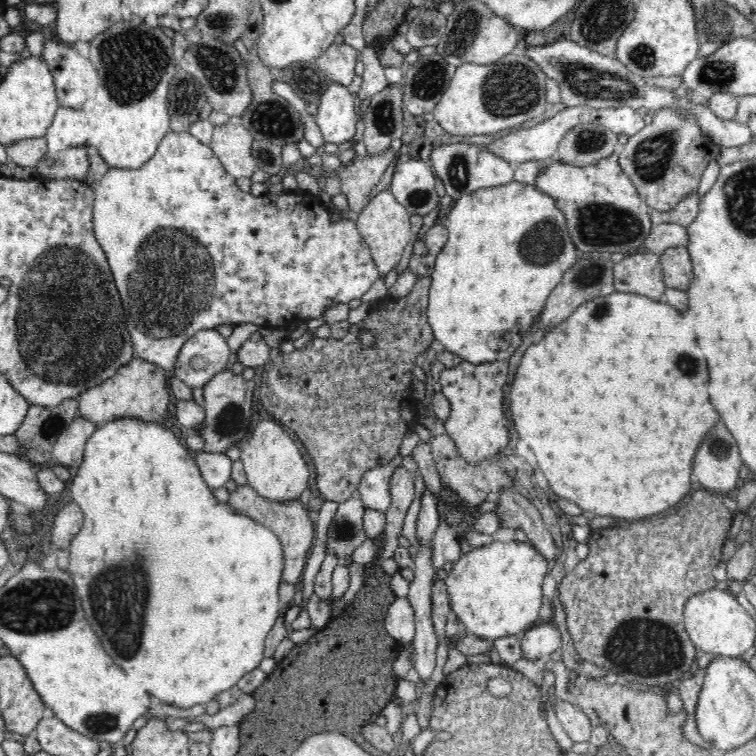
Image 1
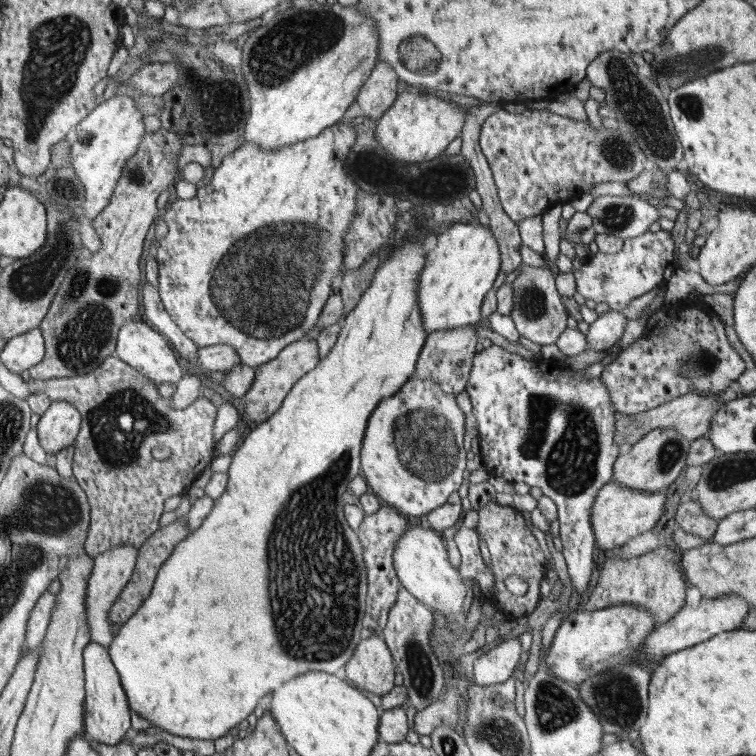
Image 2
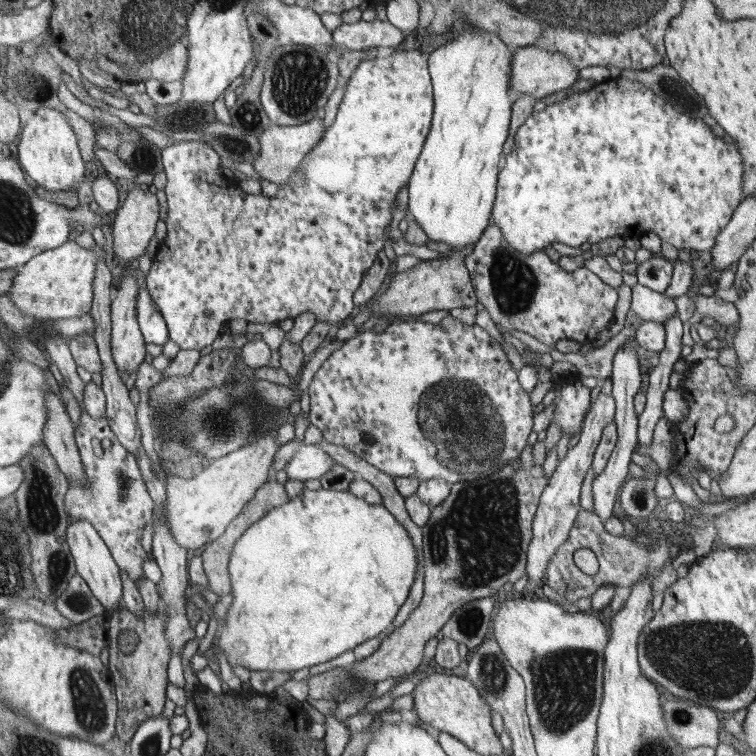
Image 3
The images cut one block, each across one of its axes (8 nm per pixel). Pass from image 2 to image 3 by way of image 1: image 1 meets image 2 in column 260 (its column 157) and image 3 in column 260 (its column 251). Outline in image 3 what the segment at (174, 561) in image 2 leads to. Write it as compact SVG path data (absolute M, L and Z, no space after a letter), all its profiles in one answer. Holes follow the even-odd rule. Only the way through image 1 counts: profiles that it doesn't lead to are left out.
M302 489L298 496L282 506L274 507L268 511L258 522L250 525L238 542L234 543L233 554L230 555L230 586L232 586L232 604L226 612L226 626L220 626L212 649L216 649L228 660L233 669L234 666L244 666L253 674L265 671L296 672L302 668L310 668L316 664L322 664L328 660L337 658L344 652L358 647L366 640L373 639L391 628L391 622L396 618L398 610L402 608L410 587L414 583L414 575L417 571L417 553L406 529L382 504L368 504L365 500L356 498L349 491L335 490L310 490Z

